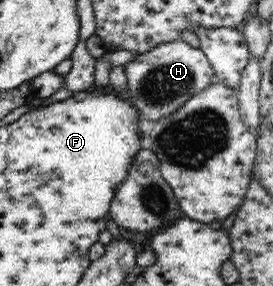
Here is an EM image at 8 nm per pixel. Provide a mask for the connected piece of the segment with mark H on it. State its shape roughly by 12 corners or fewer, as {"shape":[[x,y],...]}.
{"shape":[[161,43],[124,65],[139,121],[178,111],[215,74],[205,53]]}

